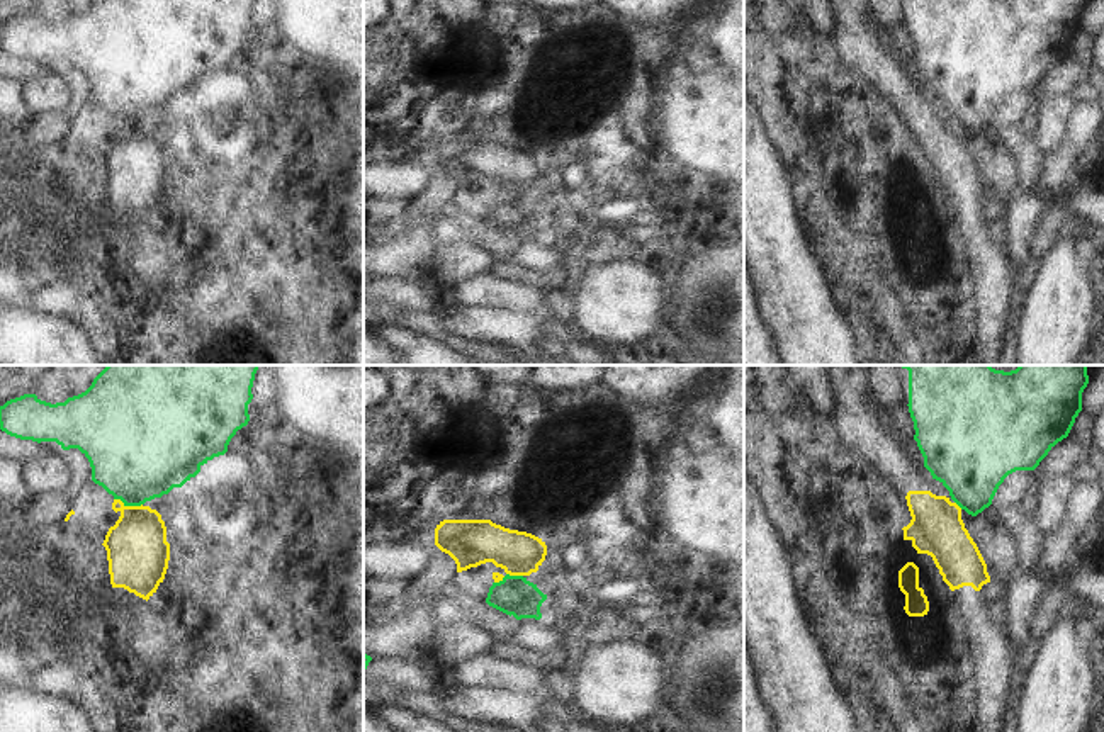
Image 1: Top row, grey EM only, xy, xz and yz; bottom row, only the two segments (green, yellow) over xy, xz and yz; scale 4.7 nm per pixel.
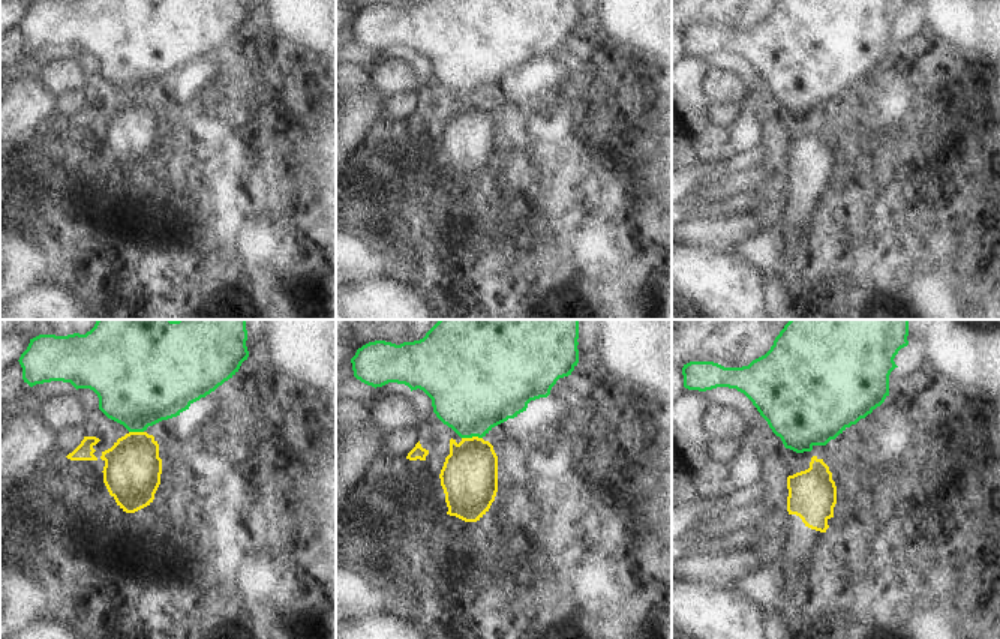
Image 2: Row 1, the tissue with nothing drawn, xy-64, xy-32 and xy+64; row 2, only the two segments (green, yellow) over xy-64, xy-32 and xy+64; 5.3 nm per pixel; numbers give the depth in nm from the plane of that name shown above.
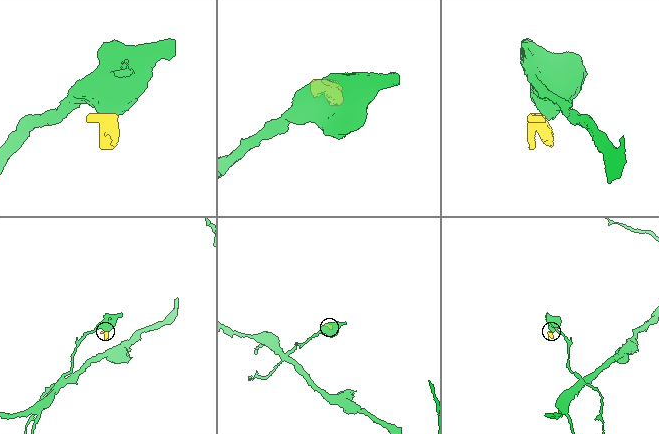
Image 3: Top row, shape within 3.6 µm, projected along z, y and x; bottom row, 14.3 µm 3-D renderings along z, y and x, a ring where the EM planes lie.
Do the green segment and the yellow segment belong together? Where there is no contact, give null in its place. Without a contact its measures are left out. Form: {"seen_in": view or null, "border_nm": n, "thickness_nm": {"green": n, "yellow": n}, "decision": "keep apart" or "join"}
{"seen_in": "xy", "border_nm": 140, "thickness_nm": {"green": 460, "yellow": 300}, "decision": "keep apart"}

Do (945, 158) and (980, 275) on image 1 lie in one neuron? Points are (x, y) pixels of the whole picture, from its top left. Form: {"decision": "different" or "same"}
{"decision": "same"}

